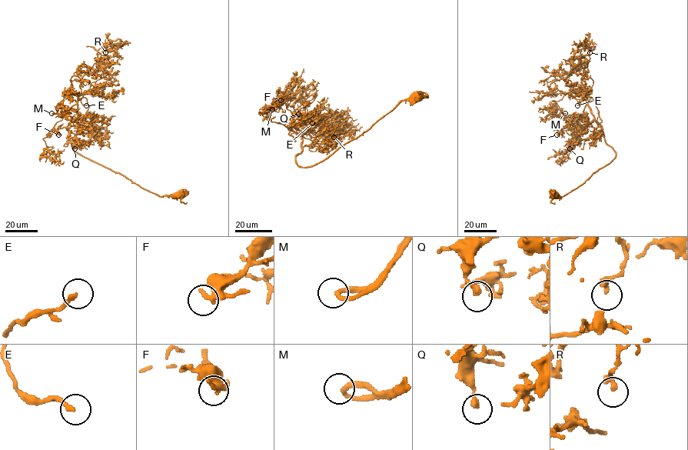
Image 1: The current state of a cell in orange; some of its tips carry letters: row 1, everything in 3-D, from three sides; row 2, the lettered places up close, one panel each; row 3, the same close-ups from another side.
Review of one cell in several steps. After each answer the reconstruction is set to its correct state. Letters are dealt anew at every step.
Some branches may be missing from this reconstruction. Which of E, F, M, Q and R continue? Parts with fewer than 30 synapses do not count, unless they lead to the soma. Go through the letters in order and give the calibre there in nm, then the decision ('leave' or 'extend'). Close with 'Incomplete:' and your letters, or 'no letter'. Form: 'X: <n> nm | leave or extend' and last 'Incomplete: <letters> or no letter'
E: 200 nm | extend
F: 280 nm | extend
M: 200 nm | leave
Q: 220 nm | leave
R: 320 nm | leave
Incomplete: E, F

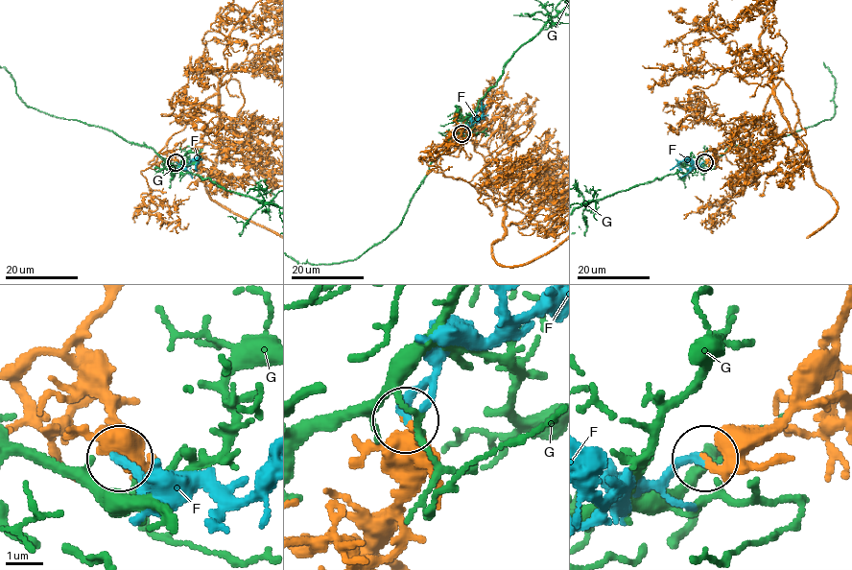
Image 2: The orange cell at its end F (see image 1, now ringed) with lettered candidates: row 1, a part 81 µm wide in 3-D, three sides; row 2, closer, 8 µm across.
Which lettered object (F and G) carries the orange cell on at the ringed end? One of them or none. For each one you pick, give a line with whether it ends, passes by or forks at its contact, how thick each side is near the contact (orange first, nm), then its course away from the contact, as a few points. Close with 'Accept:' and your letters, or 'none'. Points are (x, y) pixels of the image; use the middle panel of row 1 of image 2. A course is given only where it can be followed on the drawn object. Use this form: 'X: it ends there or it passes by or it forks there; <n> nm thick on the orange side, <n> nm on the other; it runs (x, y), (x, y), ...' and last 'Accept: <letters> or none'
F: it ends there; 280 nm thick on the orange side, 220 nm on the other; it runs (461, 133), (481, 116), (483, 99)
Accept: F

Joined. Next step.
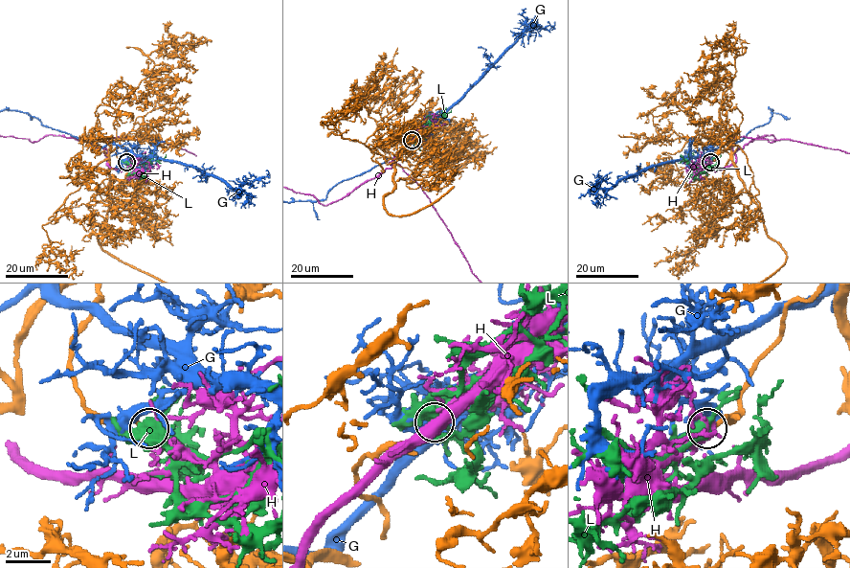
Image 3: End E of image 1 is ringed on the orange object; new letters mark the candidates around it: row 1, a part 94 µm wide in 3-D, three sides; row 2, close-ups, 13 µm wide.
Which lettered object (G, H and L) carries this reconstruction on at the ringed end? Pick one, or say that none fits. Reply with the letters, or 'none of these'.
L

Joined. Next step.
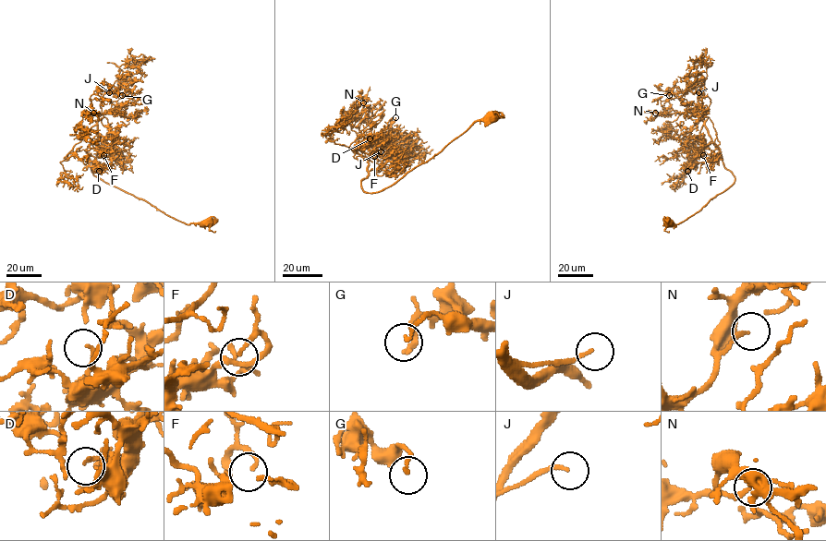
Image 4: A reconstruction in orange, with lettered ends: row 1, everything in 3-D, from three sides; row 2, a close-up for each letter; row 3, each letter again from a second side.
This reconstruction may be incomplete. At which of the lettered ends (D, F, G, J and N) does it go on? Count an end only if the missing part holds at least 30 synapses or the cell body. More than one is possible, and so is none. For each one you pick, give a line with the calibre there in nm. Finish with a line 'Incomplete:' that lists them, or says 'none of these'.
J: 140 nm thick
Incomplete: J

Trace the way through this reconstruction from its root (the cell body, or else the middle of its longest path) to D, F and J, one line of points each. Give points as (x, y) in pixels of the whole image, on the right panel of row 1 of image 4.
D: (668, 222), (681, 222), (734, 182), (704, 125), (698, 136), (704, 149), (687, 162), (687, 171)
F: (668, 222), (681, 222), (734, 182), (704, 125), (698, 136), (706, 147), (686, 158), (703, 155)
J: (668, 222), (678, 224), (693, 215), (734, 180), (709, 135), (698, 102), (698, 92)

